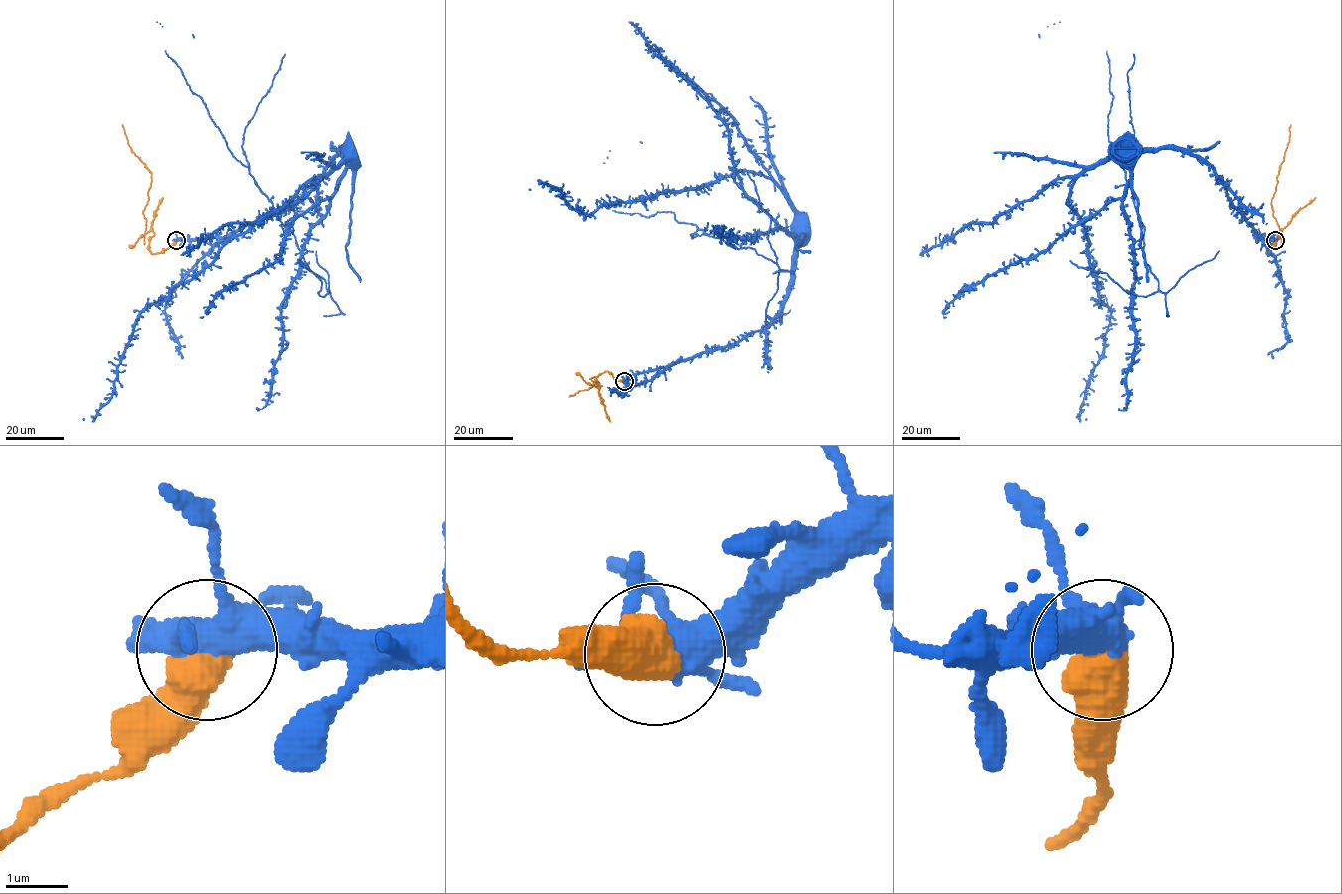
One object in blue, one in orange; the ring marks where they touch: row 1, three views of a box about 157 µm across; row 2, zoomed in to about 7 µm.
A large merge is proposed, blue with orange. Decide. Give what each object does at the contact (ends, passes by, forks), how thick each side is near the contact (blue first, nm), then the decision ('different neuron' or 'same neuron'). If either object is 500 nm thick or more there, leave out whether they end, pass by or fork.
440 nm thick on the blue side, 700 nm on the other; different neuron

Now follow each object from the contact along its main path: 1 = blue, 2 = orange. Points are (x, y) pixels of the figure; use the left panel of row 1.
1: (176, 240), (224, 237), (288, 210), (344, 149), (347, 157), (350, 156)
2: (176, 240), (161, 252), (149, 248), (154, 235), (145, 232), (143, 210), (150, 172), (132, 151), (122, 125)

